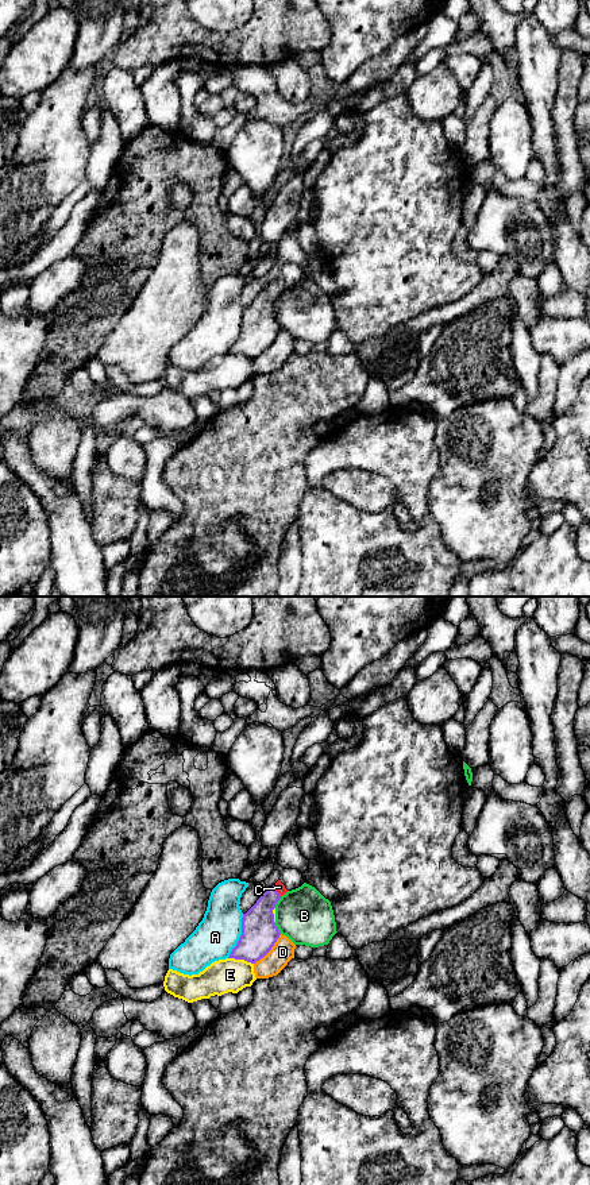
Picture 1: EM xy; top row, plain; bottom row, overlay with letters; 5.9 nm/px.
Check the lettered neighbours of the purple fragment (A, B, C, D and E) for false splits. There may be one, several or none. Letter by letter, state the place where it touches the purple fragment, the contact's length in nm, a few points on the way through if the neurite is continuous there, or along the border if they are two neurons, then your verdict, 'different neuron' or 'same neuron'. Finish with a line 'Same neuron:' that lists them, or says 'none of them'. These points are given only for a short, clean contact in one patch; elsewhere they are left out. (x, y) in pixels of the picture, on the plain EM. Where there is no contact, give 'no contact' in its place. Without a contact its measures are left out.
A: meets purple in xy at (240, 331); contact 280 nm long; different neuron
B: meets purple in xy at (277, 324); contact 90 nm long; border along xy (273, 317), (280, 329); different neuron
C: meets purple in xy at (276, 286); contact 80 nm long; runs through xy (258, 324), (262, 304), (276, 286), (280, 282); same neuron
D: meets purple in xy at (269, 346); contact 240 nm long; different neuron
E: meets purple in xy at (240, 354); contact 160 nm long; different neuron
Same neuron: C

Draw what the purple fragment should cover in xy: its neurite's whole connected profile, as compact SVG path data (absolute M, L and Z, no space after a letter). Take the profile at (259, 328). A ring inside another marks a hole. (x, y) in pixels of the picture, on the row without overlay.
M278 275L242 313L242 331L228 354L255 359L263 354L279 333L273 305L288 285Z

